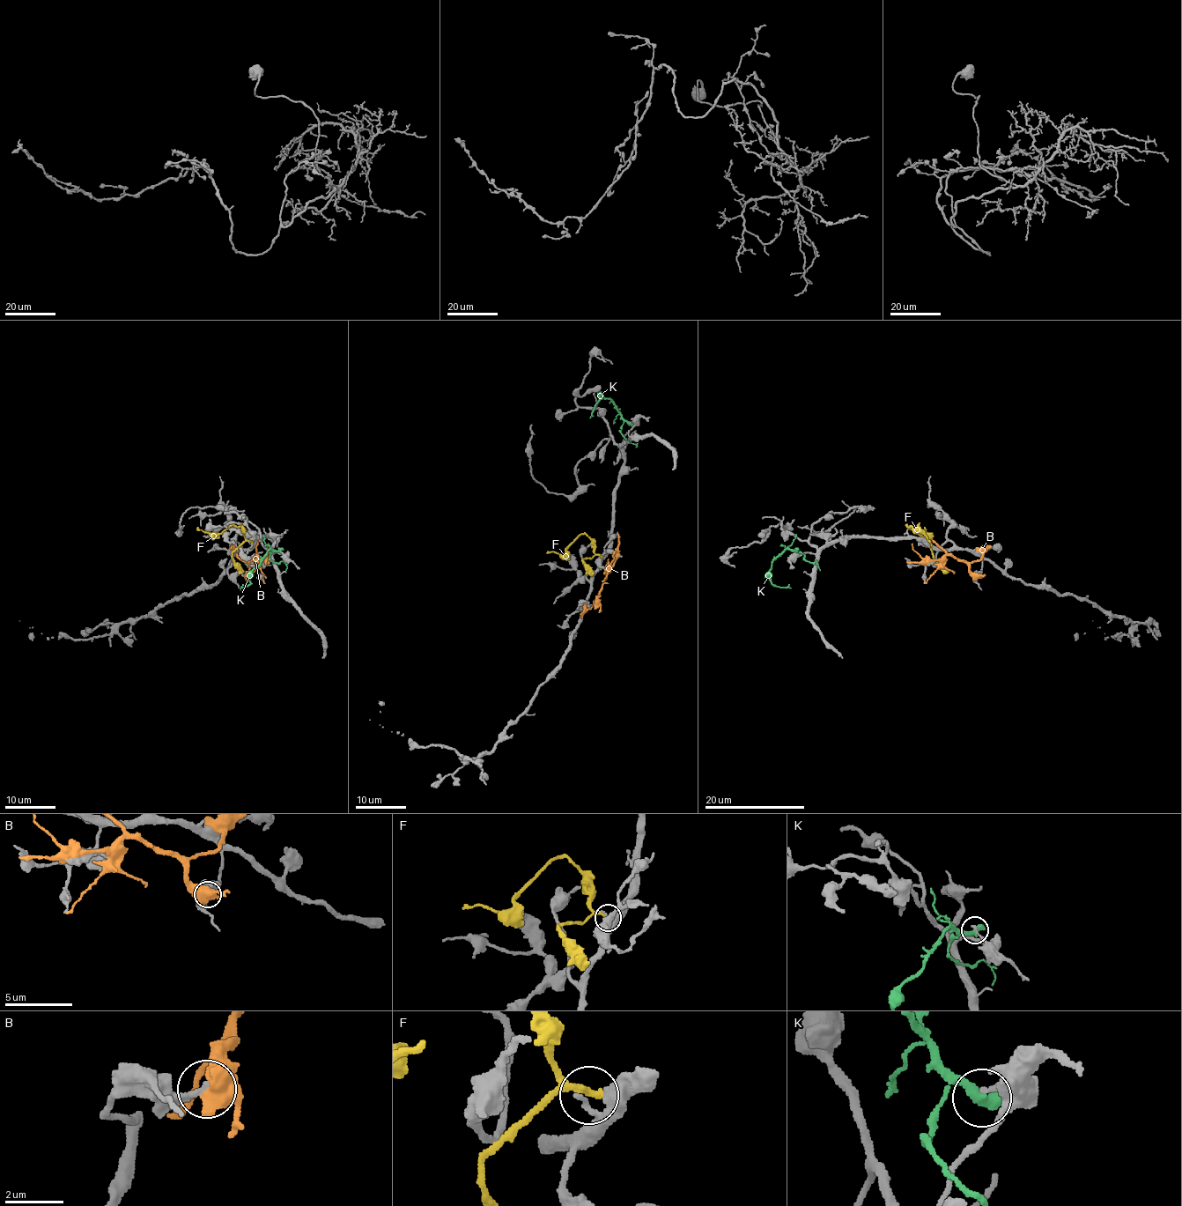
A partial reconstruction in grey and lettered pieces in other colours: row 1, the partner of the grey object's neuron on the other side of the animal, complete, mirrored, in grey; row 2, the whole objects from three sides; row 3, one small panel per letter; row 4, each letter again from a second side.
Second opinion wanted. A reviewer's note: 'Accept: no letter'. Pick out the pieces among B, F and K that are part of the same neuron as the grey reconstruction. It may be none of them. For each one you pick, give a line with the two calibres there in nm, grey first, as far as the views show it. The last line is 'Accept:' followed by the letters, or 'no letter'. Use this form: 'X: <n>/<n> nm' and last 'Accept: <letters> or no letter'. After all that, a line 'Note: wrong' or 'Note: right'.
Accept: no letter
Note: right

